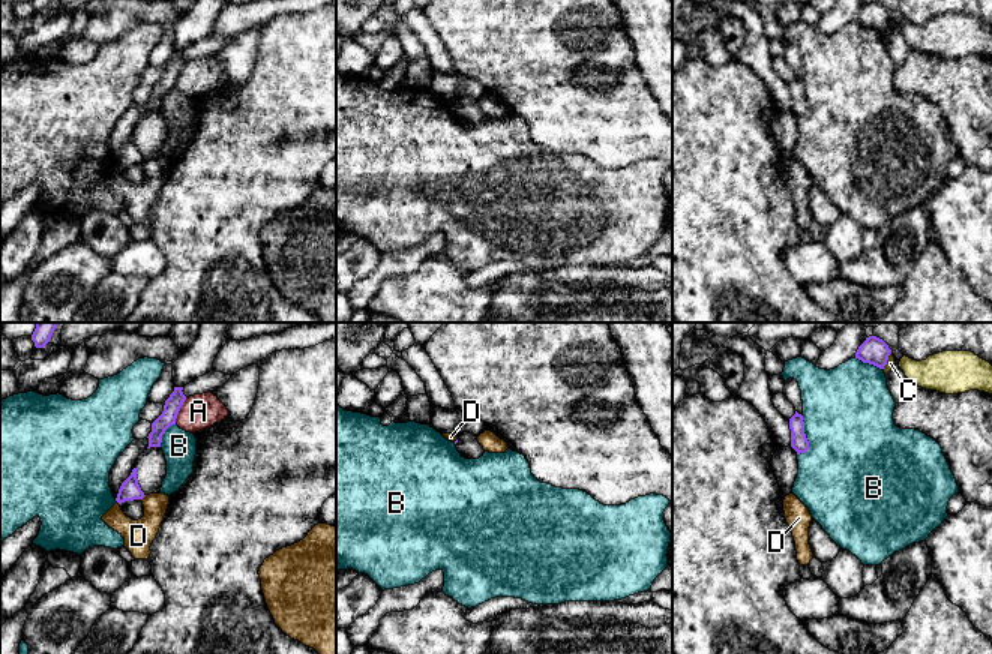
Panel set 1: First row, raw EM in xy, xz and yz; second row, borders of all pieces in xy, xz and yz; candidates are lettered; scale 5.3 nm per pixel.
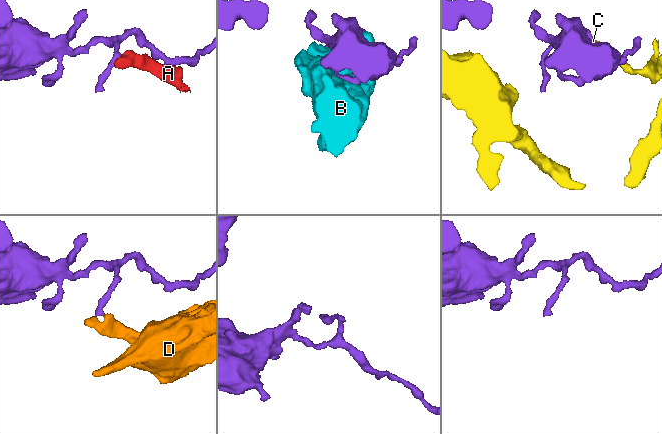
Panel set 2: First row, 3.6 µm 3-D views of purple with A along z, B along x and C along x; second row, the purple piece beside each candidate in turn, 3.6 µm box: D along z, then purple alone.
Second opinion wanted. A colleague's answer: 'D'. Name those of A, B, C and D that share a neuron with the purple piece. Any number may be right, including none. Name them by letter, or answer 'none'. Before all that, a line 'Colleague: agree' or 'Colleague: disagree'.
Colleague: disagree
none

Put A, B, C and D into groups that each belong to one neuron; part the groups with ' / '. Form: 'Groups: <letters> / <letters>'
Groups: A D / B / C

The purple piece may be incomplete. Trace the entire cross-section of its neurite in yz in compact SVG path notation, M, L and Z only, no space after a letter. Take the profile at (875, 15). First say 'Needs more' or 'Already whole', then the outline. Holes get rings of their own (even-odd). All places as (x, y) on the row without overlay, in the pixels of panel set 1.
Already whole. M869 0L858 10L858 14L855 16L855 22L861 24L863 27L869 27L879 33L884 33L890 16L891 16L891 14L882 3L879 3L876 0Z

